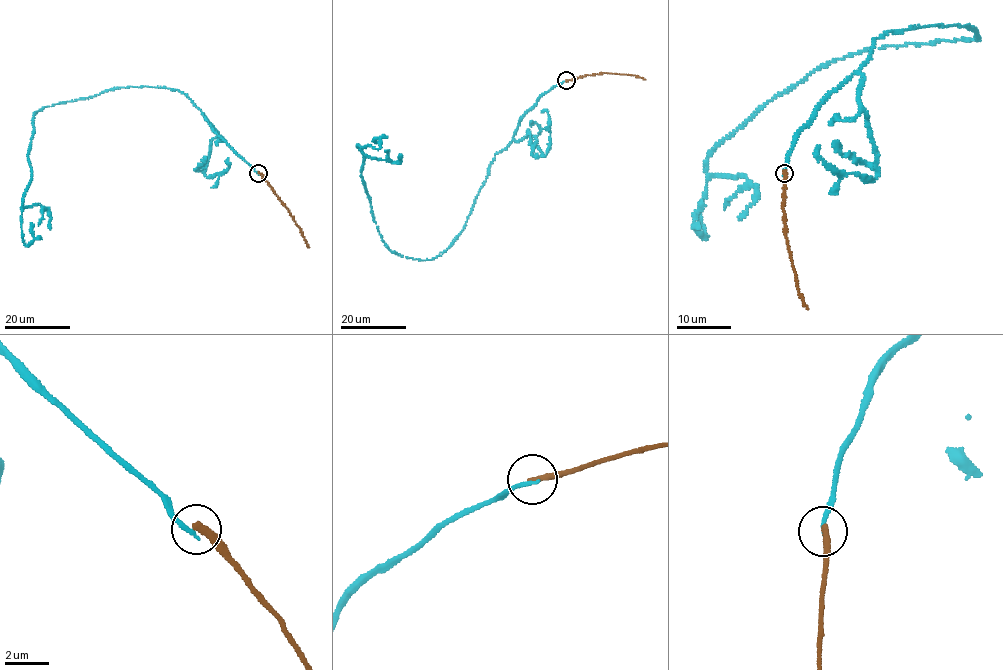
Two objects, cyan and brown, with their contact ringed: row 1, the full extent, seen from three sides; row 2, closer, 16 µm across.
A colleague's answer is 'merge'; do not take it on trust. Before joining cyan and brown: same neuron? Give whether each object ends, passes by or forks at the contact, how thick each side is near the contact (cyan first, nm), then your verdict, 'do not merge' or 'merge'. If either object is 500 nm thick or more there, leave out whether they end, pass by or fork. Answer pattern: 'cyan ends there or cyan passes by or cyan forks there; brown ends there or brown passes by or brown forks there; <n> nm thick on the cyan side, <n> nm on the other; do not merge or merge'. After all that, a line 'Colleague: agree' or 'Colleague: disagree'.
cyan ends there; brown ends there; 200 nm thick on the cyan side, 320 nm on the other; do not merge
Colleague: disagree

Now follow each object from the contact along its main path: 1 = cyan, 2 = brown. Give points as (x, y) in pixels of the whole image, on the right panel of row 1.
1: (785, 174), (797, 137), (875, 40), (930, 25), (980, 38), (820, 66), (715, 148), (703, 236), (702, 201)
2: (784, 174), (785, 234), (797, 289), (807, 309)

